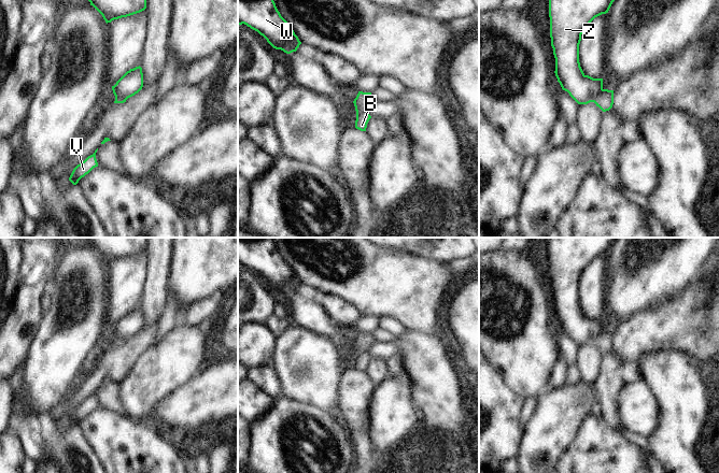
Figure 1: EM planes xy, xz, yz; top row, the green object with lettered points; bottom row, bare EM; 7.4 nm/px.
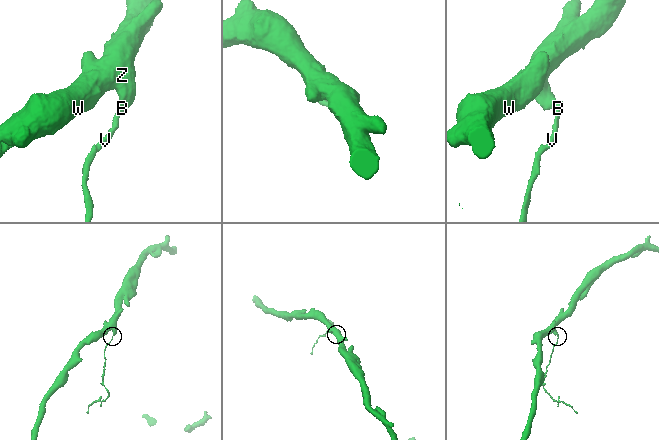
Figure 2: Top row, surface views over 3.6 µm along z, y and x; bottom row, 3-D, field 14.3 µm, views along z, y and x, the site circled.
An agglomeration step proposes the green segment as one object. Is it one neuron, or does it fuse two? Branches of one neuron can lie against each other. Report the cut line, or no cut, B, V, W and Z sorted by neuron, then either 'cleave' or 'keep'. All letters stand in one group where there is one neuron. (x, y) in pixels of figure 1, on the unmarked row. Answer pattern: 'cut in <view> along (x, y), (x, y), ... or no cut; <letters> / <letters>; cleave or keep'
cut in yz along (602, 329), (593, 342); B V / W Z; cleave

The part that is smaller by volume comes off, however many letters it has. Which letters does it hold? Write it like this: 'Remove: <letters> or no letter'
Remove: B, V

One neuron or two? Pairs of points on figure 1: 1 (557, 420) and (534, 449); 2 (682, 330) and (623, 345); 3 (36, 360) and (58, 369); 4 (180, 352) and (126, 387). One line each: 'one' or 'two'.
1: one
2: one
3: one
4: one

